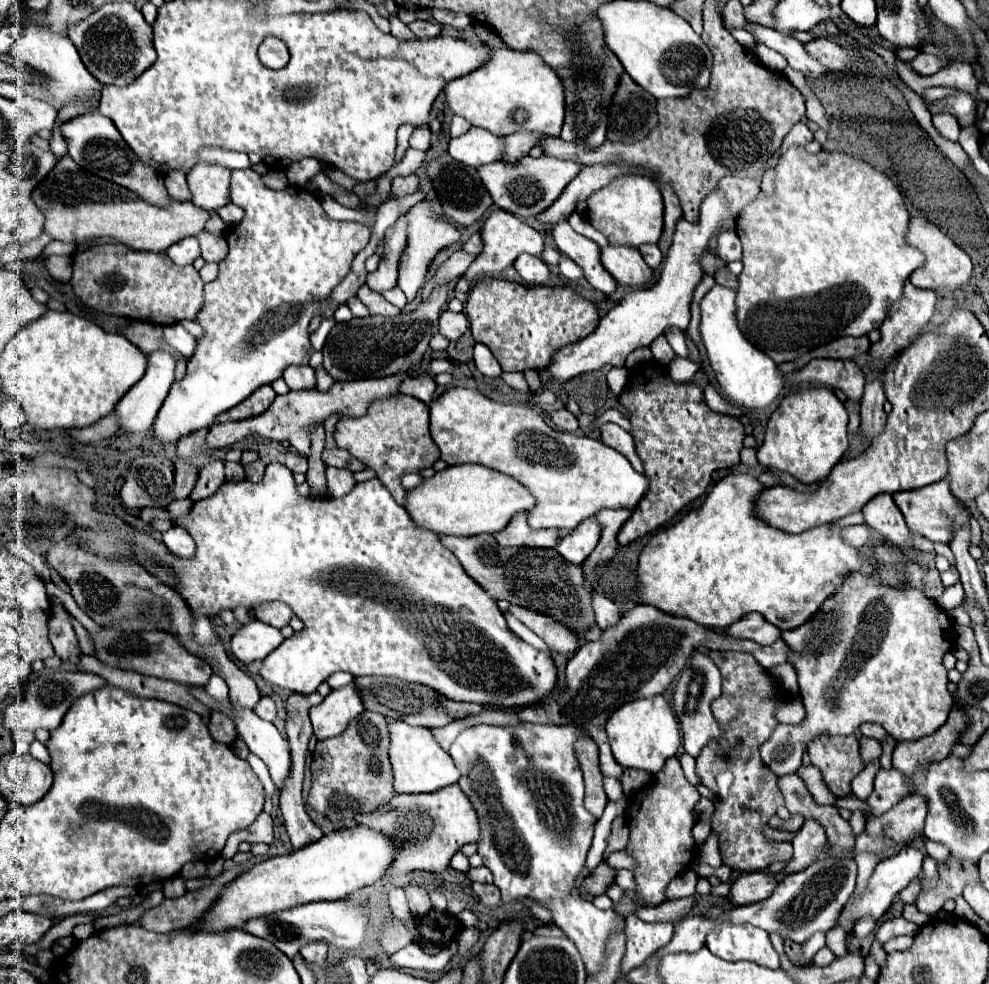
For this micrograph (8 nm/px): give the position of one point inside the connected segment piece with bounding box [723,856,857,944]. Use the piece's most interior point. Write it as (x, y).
(805, 902)

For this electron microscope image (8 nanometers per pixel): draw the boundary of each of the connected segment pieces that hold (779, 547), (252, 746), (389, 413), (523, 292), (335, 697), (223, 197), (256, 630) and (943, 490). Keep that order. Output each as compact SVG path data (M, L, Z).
M729 474L713 486L699 510L691 510L677 524L655 534L639 556L639 596L643 604L691 618L707 628L727 628L743 616L759 612L773 626L793 630L805 624L829 596L837 594L851 572L871 576L873 564L859 548L841 538L841 526L823 524L801 534L789 534L757 518L755 500L763 490L765 486L751 474Z
M229 704L233 712L223 710L229 718L233 718L239 738L247 744L247 748L257 754L269 768L273 784L281 790L285 780L291 774L291 748L287 740L279 734L279 730L271 724L261 720L253 710L241 710Z
M405 394L377 400L367 416L339 420L335 428L335 442L339 448L345 448L351 452L351 456L357 456L363 464L375 470L377 478L387 486L391 496L401 506L405 506L407 498L401 476L429 468L439 460L439 448L429 436L429 408L421 400Z
M483 278L475 282L465 302L465 312L475 342L485 344L493 352L503 372L547 368L559 348L583 340L599 324L595 306L571 288L525 286L499 278Z
M355 684L331 690L331 694L311 708L311 722L313 722L313 732L317 734L319 740L339 736L347 724L357 718L363 712L363 700L361 692Z
M199 162L189 174L187 184L193 194L193 200L203 210L217 210L231 202L229 198L229 184L231 184L231 170L219 164Z
M253 620L235 632L231 638L231 650L243 664L247 664L253 660L263 660L269 652L281 646L283 640L285 636L277 628Z
M949 476L931 484L931 486L923 486L919 490L897 492L897 494L893 494L893 500L899 506L901 514L905 516L905 522L907 522L909 530L929 538L931 542L949 544L951 538L955 536L955 528L957 526L969 526L969 522L971 522L969 508L963 508L963 504L959 500L955 500L955 496L951 494Z

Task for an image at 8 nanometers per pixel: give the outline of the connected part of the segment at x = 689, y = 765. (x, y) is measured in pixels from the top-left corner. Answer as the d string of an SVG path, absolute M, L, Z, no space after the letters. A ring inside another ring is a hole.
M684 753L680 756L679 761L687 780L693 785L701 784L701 781L695 771L695 759L689 754Z

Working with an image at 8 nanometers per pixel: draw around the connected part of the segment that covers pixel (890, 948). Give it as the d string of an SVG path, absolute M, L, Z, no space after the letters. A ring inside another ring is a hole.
M899 936L899 938L889 940L883 948L885 948L887 954L891 954L891 952L895 952L895 950L907 950L909 946L911 946L911 936Z

